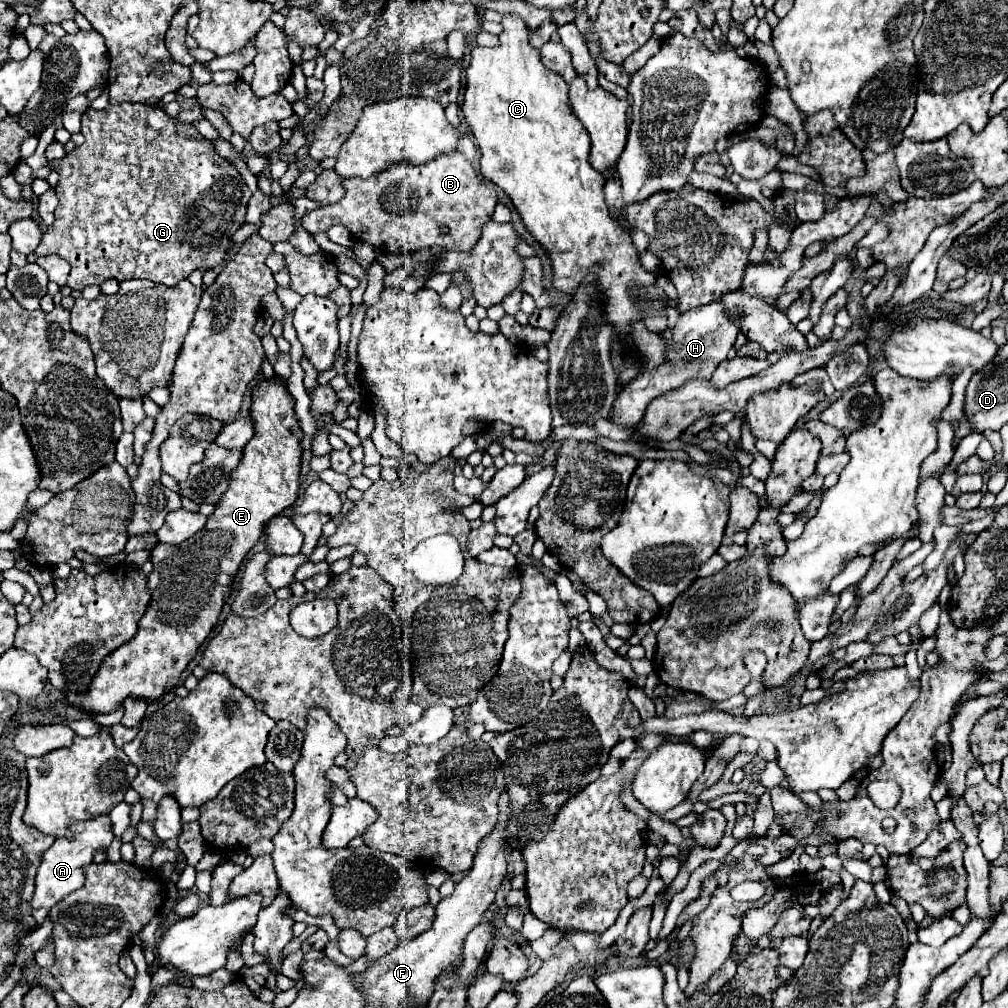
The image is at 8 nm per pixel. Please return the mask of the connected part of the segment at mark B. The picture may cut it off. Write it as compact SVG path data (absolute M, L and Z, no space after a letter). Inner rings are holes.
M459 151L441 155L423 167L399 163L371 179L345 179L343 185L345 197L305 215L301 219L303 229L325 233L331 225L343 225L355 239L373 245L381 253L413 253L433 245L445 249L463 247L467 251L479 239L481 225L497 205L493 185L487 185ZM459 235L463 235L463 241Z

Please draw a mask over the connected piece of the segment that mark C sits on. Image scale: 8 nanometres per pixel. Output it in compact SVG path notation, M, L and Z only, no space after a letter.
M505 13L501 25L503 31L499 33L499 45L473 47L469 67L465 69L467 87L461 109L481 149L481 175L499 185L511 197L527 231L549 251L555 271L553 285L557 289L571 293L587 273L595 273L599 287L607 293L605 317L615 325L619 335L629 331L631 321L643 321L651 331L665 331L667 319L659 311L665 305L659 301L663 291L655 287L655 275L641 267L631 235L615 223L607 211L603 201L605 175L595 171L589 163L591 139L587 131L583 131L579 119L571 115L571 107L567 107L567 83L561 75L549 71L541 63L539 49L529 43L529 29L517 13Z

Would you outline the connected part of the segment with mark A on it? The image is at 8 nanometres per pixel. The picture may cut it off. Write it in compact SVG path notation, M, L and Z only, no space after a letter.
M99 815L95 819L89 819L87 823L75 823L75 827L71 827L75 839L73 841L55 839L51 849L43 855L41 867L37 871L35 895L33 895L33 903L31 903L37 927L49 915L49 909L53 905L57 905L65 895L69 895L69 893L77 891L79 887L83 887L83 883L85 883L83 867L93 863L93 855L97 851L105 851L111 845L111 841L113 841L113 829L111 827L113 827L113 823L111 823L109 815Z

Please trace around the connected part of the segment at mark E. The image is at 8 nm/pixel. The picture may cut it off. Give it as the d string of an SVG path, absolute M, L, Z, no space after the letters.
M275 379L261 381L253 389L255 437L243 447L243 457L237 471L231 473L229 489L221 495L203 531L179 545L157 543L153 547L151 603L139 621L137 635L103 659L85 693L65 695L69 707L87 713L111 713L127 697L155 701L165 695L165 685L167 693L177 687L181 673L215 627L235 573L263 535L263 525L281 515L299 497L303 431L293 407L295 399Z

